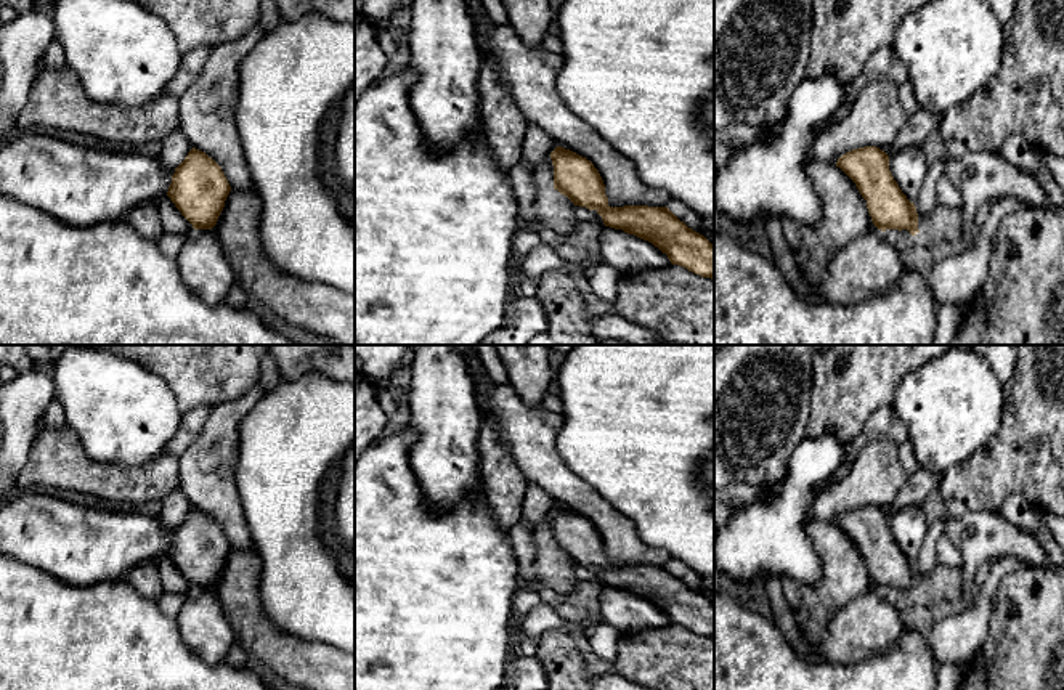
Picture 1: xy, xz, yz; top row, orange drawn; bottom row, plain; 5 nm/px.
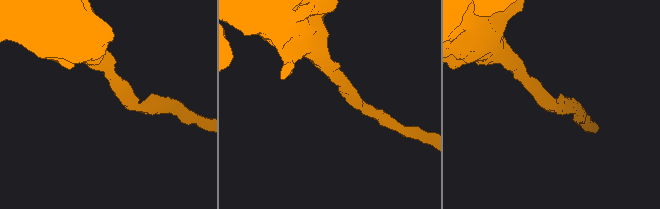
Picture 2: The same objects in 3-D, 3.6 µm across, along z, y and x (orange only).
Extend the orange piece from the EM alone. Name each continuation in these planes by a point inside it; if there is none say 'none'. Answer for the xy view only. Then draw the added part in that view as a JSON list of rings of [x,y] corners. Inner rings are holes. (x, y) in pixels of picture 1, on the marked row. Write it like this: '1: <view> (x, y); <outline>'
none

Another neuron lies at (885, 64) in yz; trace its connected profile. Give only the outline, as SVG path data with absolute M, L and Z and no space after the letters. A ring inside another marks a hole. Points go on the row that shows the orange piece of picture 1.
M891 45L881 47L867 63L863 71L847 83L847 101L841 111L830 122L830 128L846 120L854 108L855 99L860 96L863 87L873 80L891 80L897 85L908 80L907 66L897 58Z

